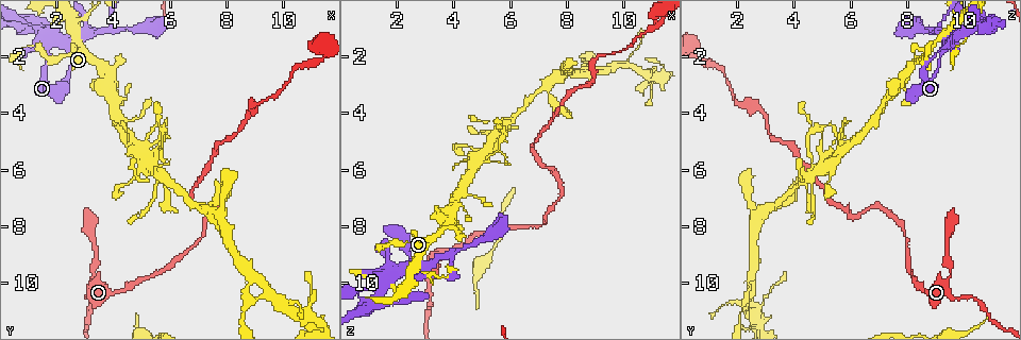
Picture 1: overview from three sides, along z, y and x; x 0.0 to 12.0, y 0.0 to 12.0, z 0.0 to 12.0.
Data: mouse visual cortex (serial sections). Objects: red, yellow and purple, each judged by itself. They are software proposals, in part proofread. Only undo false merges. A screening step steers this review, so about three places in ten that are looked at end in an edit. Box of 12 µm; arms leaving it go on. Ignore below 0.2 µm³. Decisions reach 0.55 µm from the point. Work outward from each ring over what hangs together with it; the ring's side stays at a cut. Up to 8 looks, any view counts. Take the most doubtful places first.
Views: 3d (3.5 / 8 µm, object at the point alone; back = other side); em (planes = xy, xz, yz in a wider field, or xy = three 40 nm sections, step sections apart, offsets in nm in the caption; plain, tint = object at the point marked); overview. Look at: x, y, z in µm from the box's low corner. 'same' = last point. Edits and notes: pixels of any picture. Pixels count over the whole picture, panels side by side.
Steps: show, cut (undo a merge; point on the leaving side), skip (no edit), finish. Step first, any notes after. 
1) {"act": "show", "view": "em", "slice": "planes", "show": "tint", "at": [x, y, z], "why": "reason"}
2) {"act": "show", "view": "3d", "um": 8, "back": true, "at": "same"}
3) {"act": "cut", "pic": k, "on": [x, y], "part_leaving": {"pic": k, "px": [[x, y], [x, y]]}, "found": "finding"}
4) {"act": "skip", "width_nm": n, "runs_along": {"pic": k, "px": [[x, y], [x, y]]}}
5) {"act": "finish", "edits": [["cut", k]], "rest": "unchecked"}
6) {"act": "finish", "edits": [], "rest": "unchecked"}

{"act": "show", "view": "3d", "um": 8, "at": [2.9, 1.4, 9.3], "why": "calibre changes"}

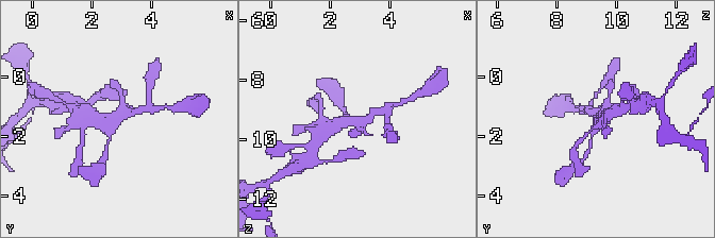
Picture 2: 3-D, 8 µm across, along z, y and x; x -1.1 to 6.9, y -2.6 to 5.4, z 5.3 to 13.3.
{"act": "show", "view": "em", "slice": "xy", "step": 5, "show": "tint", "at": [2.9, 1.4, 9.3], "arms": 4, "arm_widths_nm": [200, 250, 300, 350]}

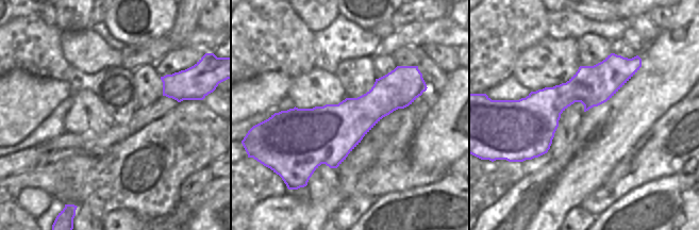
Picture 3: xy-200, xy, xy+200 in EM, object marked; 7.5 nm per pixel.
{"act": "skip", "runs_along": {"pic": 3, "px": [[633, 69], [570, 92], [535, 153]]}, "found": "continuous, no second cell"}

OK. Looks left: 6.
{"act": "show", "view": "3d", "um": 3.5, "back": true, "at": [9.4, 10.3, 2.4], "why": "abrupt turn"}

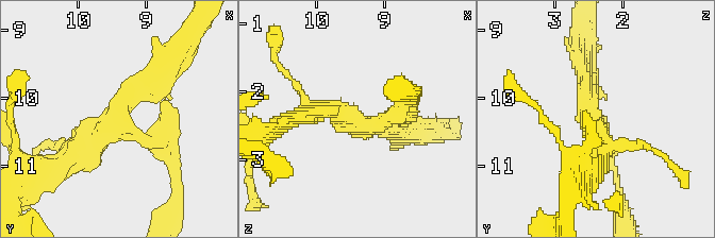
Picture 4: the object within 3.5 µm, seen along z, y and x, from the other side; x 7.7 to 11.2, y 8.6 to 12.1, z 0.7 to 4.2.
{"act": "show", "view": "em", "slice": "xy", "step": 3, "show": "tint", "at": [9.50, 10.30, 2.45]}

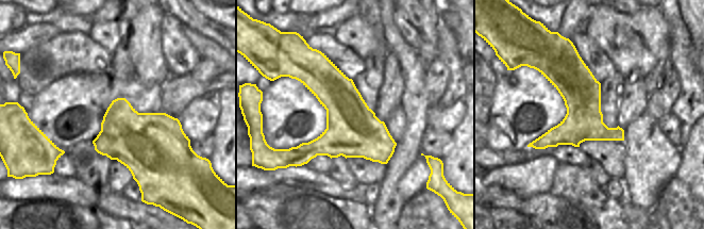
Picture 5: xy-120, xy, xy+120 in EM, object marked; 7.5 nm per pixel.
{"act": "cut", "pic": 4, "on": [401, 103], "width_nm": 400, "part_leaving": {"pic": 4, "px": [[375, 125], [414, 101], [411, 92]]}, "found": "a second cell is stuck on"}

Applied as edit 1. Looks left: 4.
{"act": "show", "view": "overview"}

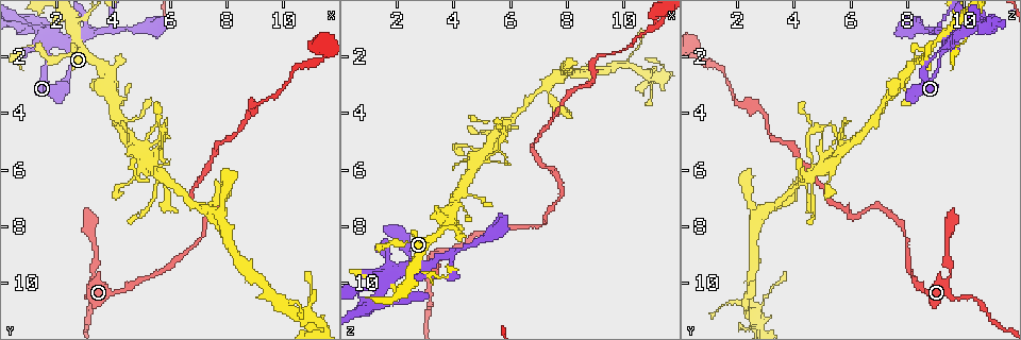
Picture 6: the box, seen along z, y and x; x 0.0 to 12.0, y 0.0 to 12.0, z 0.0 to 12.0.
{"act": "show", "view": "3d", "um": 3.5, "at": [7.8, 7.2, 7.0], "why": "sharp bend"}

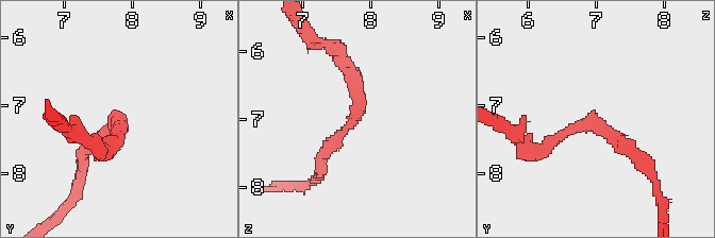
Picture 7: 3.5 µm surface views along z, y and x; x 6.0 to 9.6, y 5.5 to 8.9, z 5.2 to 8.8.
{"act": "skip", "arm_widths_nm": [200, 200], "runs_along": {"pic": 7, "px": [[321, 166], [361, 101], [344, 63]]}, "found": "all the same cell"}

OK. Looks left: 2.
{"act": "finish", "edits": [["cut", 4]], "rest": "unchecked"}

